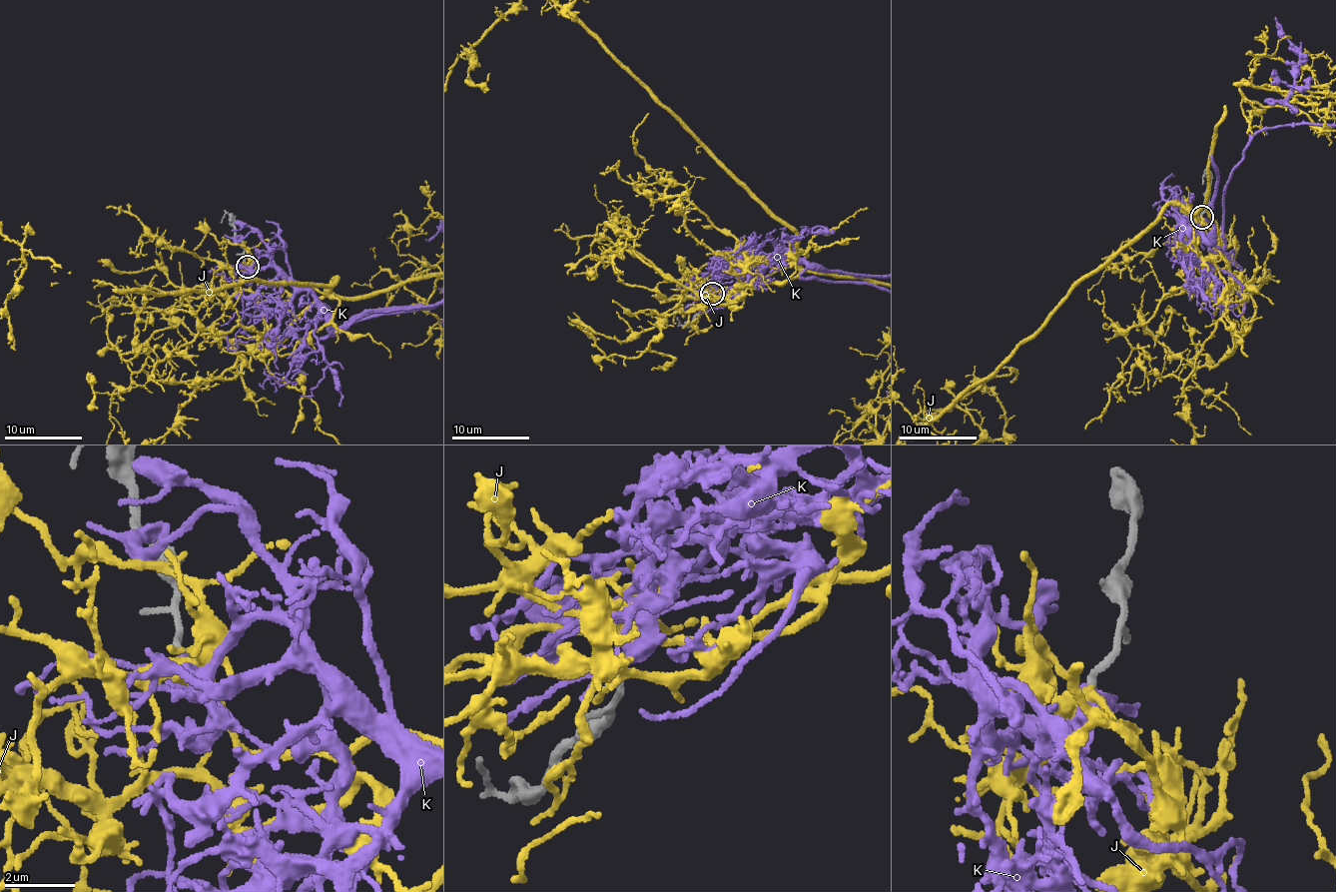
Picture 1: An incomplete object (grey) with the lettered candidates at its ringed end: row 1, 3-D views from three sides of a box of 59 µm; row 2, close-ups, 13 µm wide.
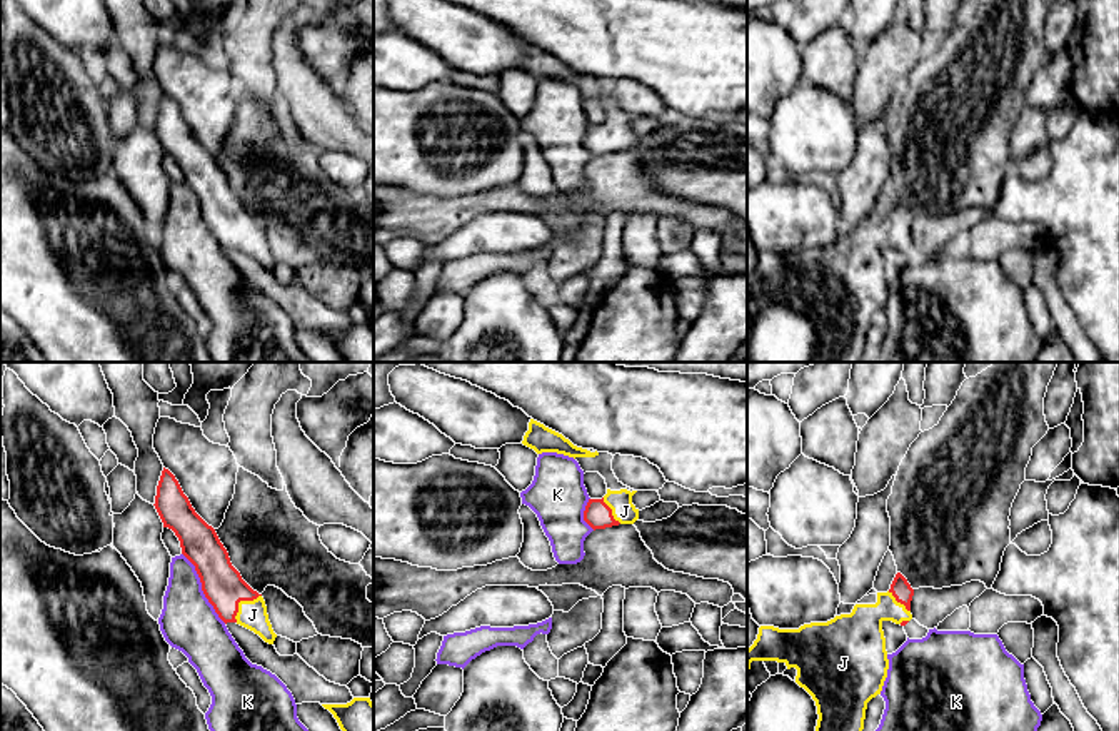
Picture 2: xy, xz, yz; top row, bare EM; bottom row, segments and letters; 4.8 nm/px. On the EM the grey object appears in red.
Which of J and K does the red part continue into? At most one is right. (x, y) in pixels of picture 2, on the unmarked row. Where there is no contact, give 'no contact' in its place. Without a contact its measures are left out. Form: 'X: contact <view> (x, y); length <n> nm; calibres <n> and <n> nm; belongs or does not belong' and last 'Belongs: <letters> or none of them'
J: contact xy (240, 226); length 180 nm; calibres 200 and 140 nm; belongs
K: contact xy (202, 214); length 400 nm; calibres 200 and 280 nm; does not belong
Belongs: J

